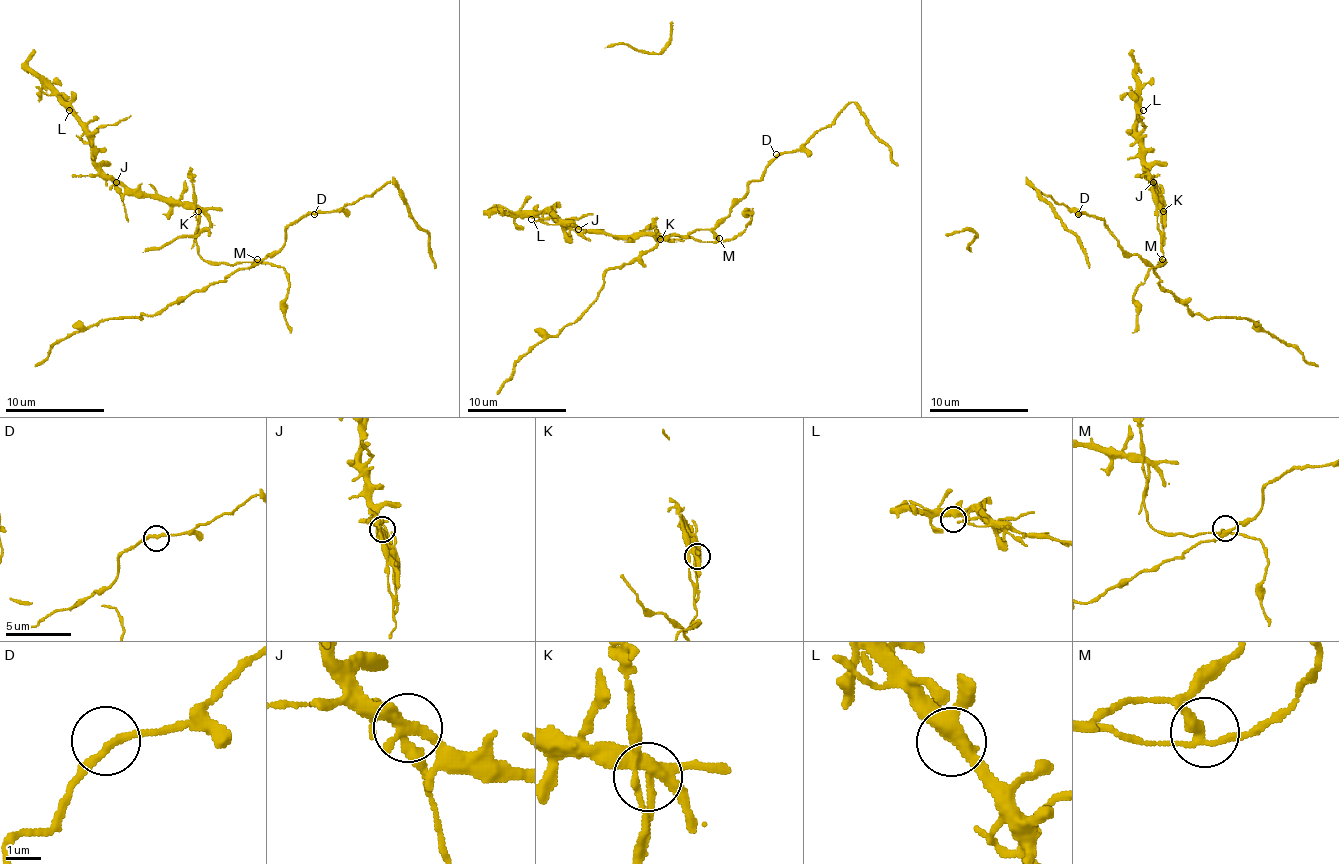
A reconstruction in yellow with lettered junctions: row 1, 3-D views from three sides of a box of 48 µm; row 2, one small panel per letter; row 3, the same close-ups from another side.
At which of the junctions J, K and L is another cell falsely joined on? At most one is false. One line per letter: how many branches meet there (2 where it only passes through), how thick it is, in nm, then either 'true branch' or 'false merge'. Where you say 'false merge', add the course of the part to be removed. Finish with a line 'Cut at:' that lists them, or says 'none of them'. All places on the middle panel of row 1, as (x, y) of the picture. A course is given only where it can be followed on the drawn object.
J: 5 | 280 nm | true branch
K: 5 | 320 nm | false merge | (660, 238), (712, 241), (746, 186), (781, 154), (800, 149), (850, 102), (897, 164)
L: 3 | 340 nm | true branch
Cut at: K

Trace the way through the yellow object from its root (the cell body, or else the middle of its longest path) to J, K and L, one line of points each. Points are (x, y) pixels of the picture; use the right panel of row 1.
J: (1165, 261), (1160, 261), (1162, 212), (1153, 182)
K: (1165, 261), (1160, 261), (1162, 212)
L: (1165, 261), (1160, 261), (1160, 197), (1143, 160), (1143, 138), (1138, 133), (1138, 115), (1143, 110)

